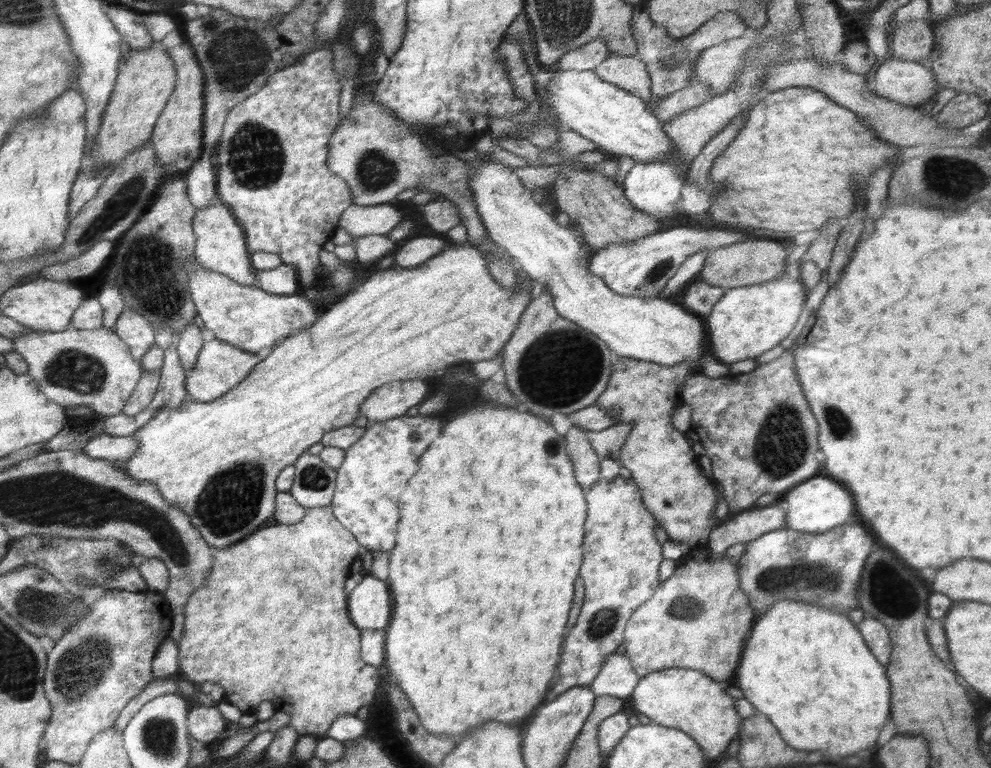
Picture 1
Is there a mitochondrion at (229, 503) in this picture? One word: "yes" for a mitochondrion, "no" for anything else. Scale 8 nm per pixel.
yes

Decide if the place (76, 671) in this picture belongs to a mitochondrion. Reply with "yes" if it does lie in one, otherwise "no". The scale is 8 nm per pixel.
yes

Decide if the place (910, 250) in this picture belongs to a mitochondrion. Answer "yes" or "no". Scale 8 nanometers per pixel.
no

